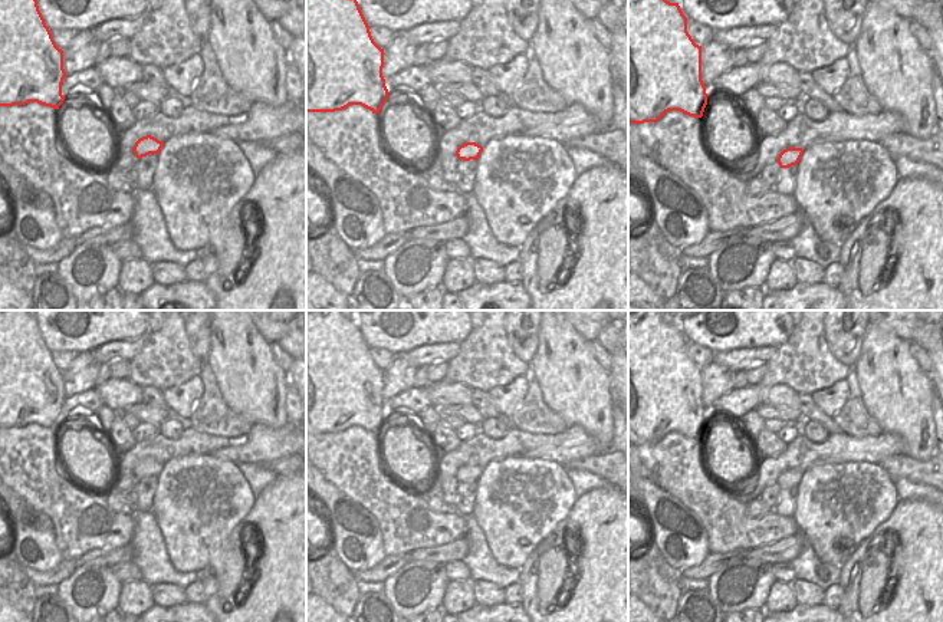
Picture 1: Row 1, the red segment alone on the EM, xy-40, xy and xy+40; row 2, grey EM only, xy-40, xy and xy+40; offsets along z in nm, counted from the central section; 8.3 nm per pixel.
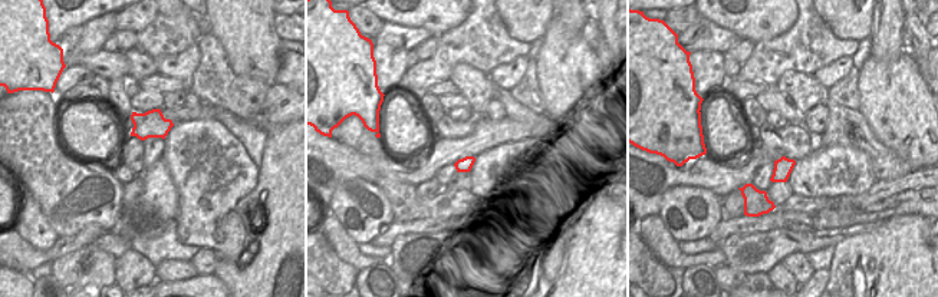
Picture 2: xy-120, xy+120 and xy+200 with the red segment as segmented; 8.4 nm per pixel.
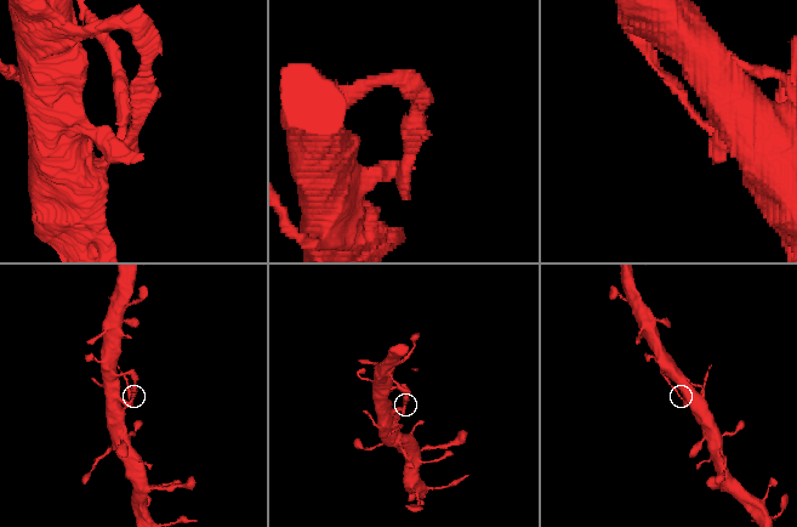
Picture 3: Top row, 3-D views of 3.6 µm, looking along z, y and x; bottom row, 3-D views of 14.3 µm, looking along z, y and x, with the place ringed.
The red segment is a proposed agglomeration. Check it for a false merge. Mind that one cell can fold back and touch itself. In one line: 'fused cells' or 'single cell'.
single cell

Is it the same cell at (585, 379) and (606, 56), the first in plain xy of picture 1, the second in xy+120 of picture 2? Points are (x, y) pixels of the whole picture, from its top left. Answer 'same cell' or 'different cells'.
different cells

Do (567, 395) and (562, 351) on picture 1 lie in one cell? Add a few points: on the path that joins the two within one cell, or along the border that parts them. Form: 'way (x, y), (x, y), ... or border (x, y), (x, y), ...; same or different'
way (567, 384), (564, 362); same

